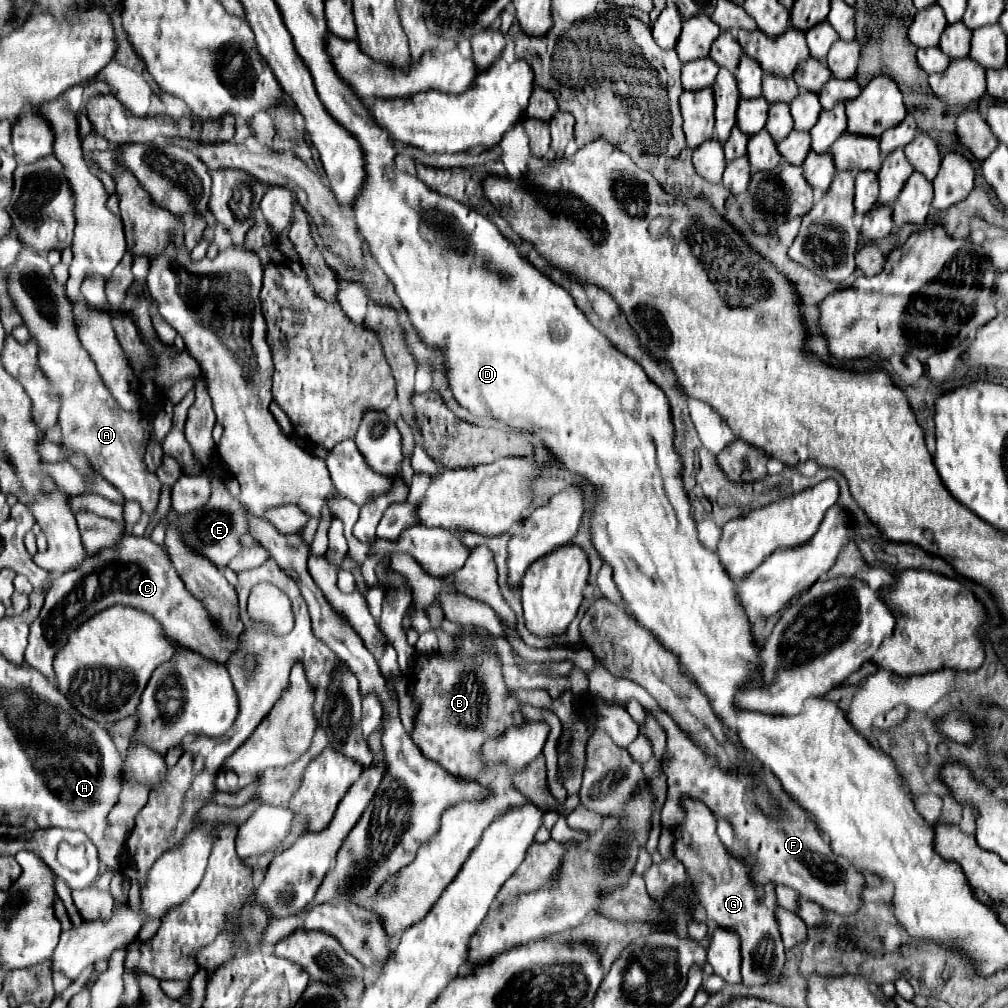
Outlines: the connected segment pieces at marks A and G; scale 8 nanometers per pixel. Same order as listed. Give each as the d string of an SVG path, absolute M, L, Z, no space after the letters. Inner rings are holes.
M25 250L17 258L9 274L11 296L17 304L17 310L23 314L25 326L39 344L39 366L51 380L53 392L61 396L57 424L63 432L63 454L67 456L71 450L85 452L105 480L109 480L127 500L137 500L143 512L153 516L157 512L161 484L155 474L147 472L147 466L143 462L145 446L149 440L147 418L139 412L127 412L119 408L113 400L109 388L95 368L95 362L83 350L75 334L71 304L63 290L65 286L55 282L47 256ZM27 320L31 320L31 324L27 324Z
M683 800L683 824L675 830L673 856L685 864L695 886L695 896L707 910L707 918L717 926L739 934L743 984L761 986L777 980L785 964L785 946L779 936L779 922L775 920L775 908L779 906L775 884L759 886L747 880L747 864L735 860L735 856L721 844L715 832L715 816L703 802Z

